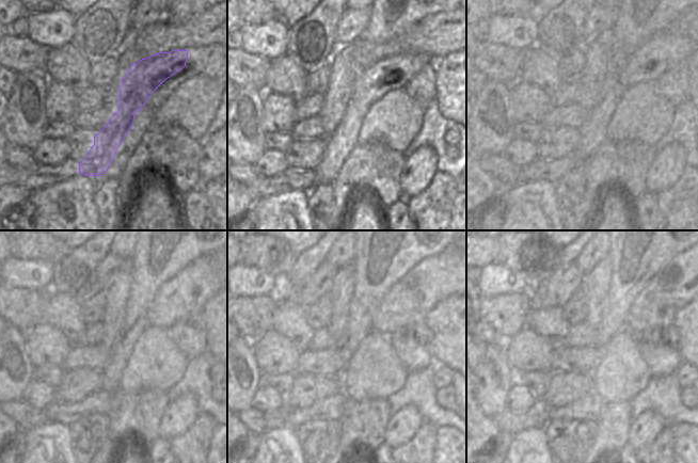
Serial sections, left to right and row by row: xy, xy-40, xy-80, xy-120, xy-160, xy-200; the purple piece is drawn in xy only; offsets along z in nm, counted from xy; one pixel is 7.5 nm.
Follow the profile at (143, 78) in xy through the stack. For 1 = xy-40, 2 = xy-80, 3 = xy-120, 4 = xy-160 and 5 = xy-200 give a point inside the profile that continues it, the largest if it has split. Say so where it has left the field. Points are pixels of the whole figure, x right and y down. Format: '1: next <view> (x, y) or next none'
1: next xy-40 (408, 64)
2: next xy-80 (663, 51)
3: next xy-120 (181, 298)
4: next xy-160 (435, 278)
5: next xy-200 (682, 280)

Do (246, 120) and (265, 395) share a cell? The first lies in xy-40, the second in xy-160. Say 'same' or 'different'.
different

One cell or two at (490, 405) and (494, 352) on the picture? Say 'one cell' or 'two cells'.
one cell

